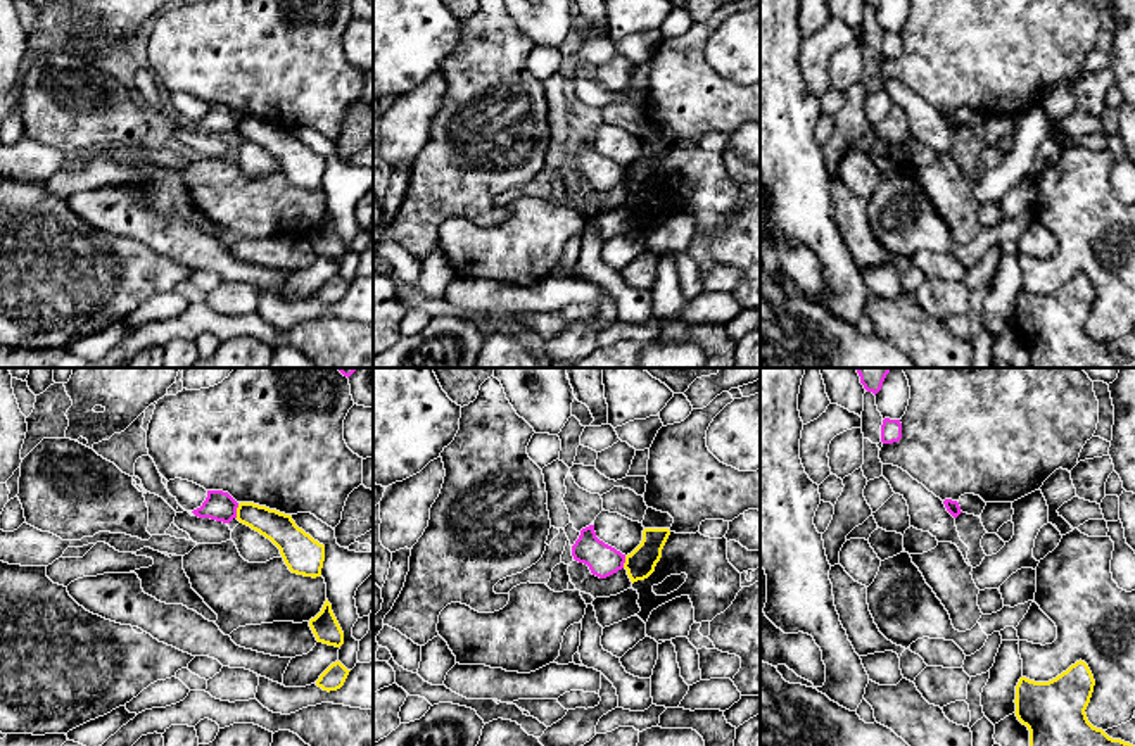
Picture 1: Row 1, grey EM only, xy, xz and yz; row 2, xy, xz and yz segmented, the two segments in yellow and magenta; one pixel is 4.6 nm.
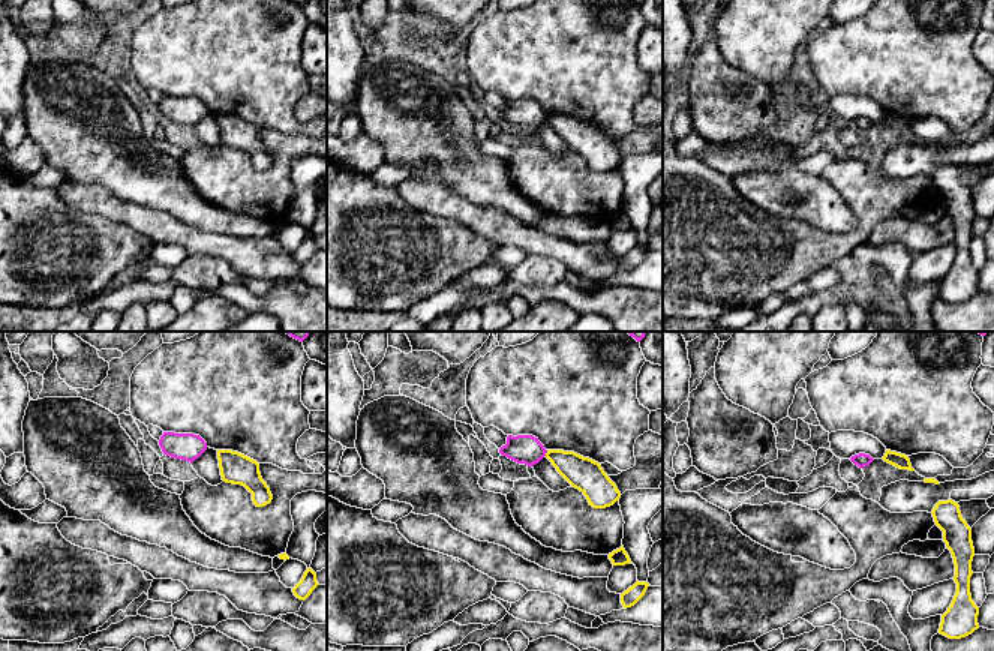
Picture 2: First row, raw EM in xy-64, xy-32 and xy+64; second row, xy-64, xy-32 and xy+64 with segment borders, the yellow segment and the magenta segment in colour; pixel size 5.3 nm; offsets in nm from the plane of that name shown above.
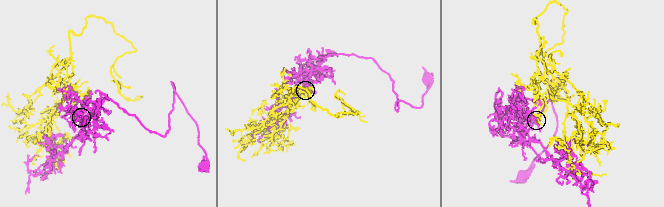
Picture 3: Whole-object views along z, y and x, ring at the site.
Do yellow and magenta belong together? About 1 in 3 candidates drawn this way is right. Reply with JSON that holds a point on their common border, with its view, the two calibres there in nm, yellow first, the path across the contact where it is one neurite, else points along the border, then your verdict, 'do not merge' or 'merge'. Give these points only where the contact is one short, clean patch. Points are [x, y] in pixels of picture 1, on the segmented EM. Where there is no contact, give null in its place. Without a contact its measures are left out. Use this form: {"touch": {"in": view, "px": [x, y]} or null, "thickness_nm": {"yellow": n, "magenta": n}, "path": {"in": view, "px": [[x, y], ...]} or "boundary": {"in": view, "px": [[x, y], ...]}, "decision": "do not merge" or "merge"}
{"touch": {"in": "xy", "px": [237, 512]}, "thickness_nm": {"yellow": 150, "magenta": 140}, "boundary": {"in": "xy", "px": [[239, 505], [235, 517]]}, "decision": "do not merge"}

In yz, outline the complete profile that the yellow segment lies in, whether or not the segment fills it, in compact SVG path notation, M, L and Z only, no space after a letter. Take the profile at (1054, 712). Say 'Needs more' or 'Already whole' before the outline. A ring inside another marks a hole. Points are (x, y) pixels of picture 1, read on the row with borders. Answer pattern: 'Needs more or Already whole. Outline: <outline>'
Already whole. Outline: M1081 660L1049 682L1021 677L1014 713L1030 730L1030 746L1133 746L1088 722L1085 710L1094 686L1094 675Z

